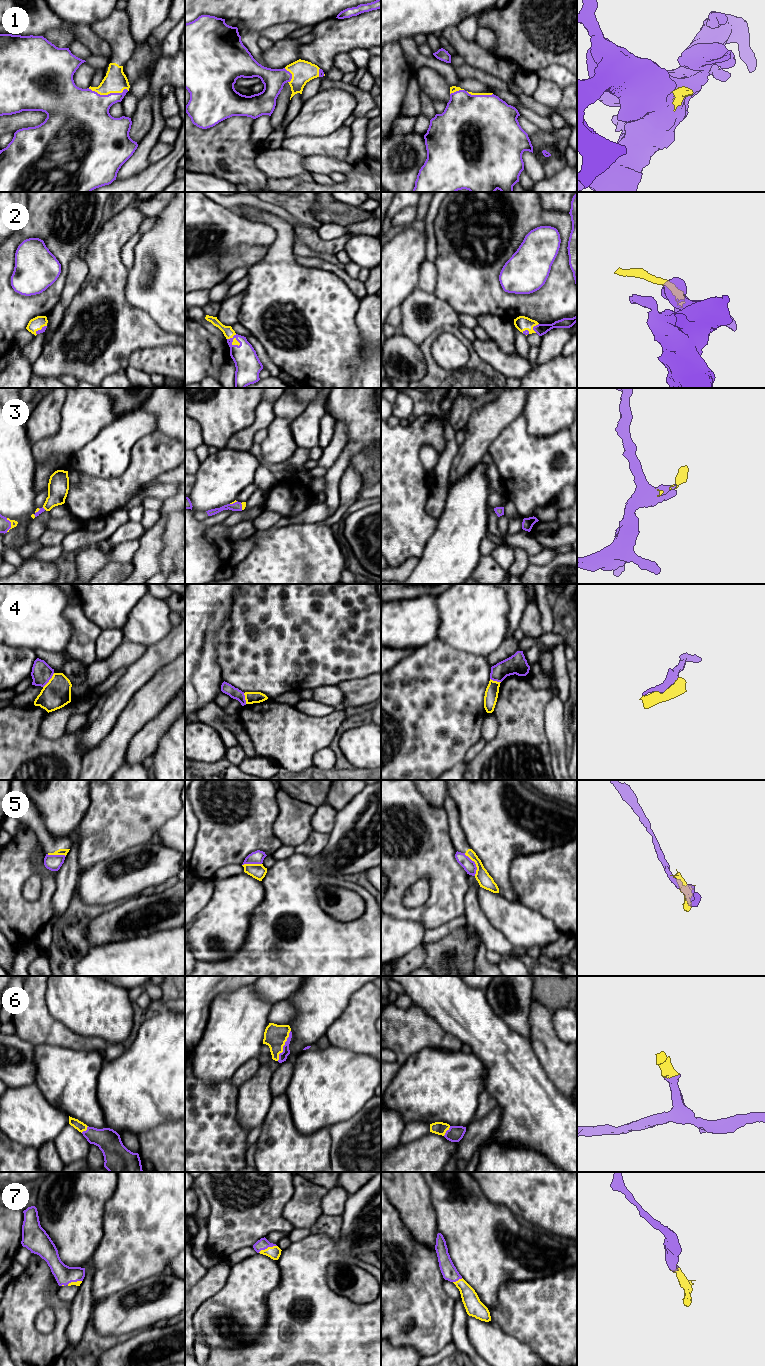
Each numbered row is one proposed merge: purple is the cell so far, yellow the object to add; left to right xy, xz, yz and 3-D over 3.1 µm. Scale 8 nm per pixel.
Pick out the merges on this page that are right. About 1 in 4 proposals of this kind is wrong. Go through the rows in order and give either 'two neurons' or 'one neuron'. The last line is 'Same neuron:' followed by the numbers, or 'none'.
1: one neuron
2: one neuron
3: one neuron
4: two neurons
5: two neurons
6: one neuron
7: one neuron
Same neuron: 1, 2, 3, 6, 7

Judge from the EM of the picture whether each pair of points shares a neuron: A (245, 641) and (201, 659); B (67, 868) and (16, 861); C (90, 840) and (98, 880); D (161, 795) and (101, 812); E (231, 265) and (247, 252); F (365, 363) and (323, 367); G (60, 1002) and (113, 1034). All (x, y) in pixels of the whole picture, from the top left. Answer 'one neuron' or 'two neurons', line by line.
A: two neurons
B: two neurons
C: two neurons
D: one neuron
E: one neuron
F: two neurons
G: one neuron

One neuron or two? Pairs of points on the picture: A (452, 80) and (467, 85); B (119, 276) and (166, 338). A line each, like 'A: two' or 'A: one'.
A: one
B: one

